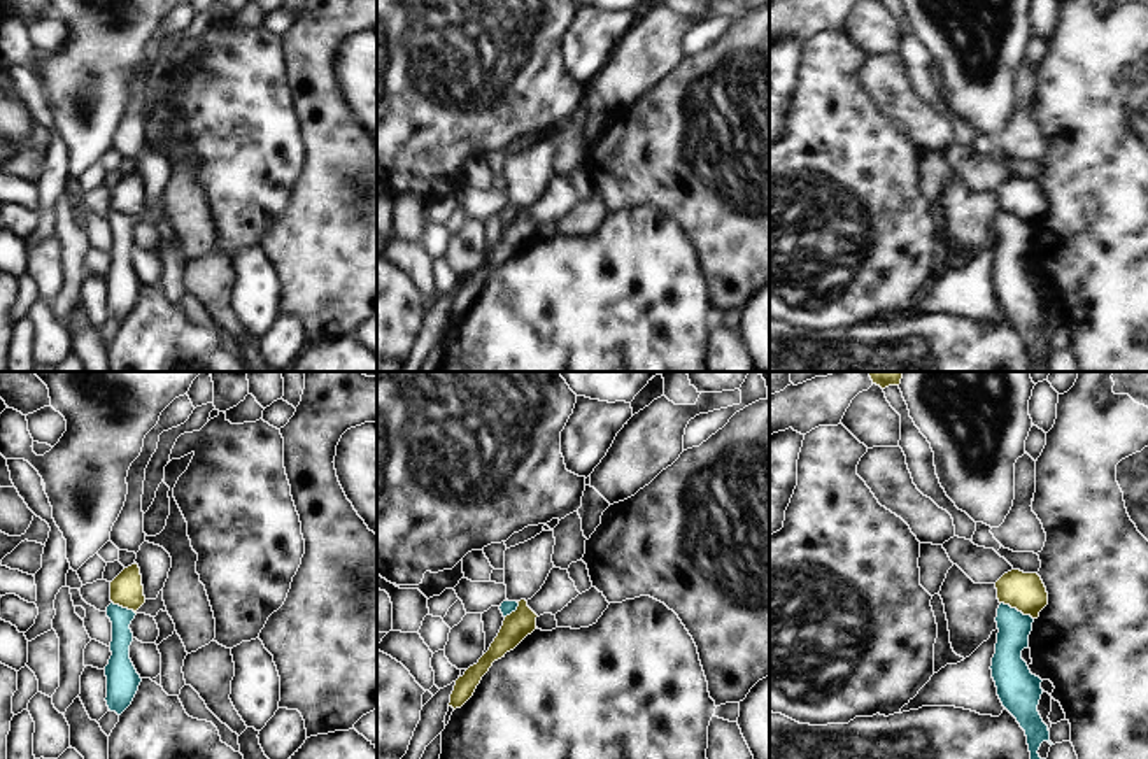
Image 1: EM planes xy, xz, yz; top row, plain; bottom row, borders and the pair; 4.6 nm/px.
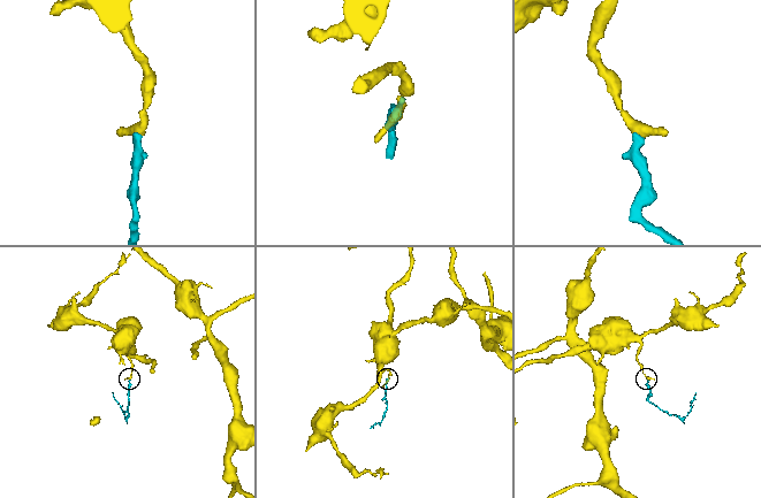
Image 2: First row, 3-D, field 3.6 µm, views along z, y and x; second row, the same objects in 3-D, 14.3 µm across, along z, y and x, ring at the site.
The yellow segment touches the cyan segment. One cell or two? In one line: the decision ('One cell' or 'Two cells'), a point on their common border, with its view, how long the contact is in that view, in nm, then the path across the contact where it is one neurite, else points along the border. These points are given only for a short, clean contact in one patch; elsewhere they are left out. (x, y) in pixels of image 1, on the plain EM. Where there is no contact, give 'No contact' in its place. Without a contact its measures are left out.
Two cells. Touches yellow at yz (1017, 216). Shared border 170 nm. Boundary: yz (1001, 209), (1033, 226).

